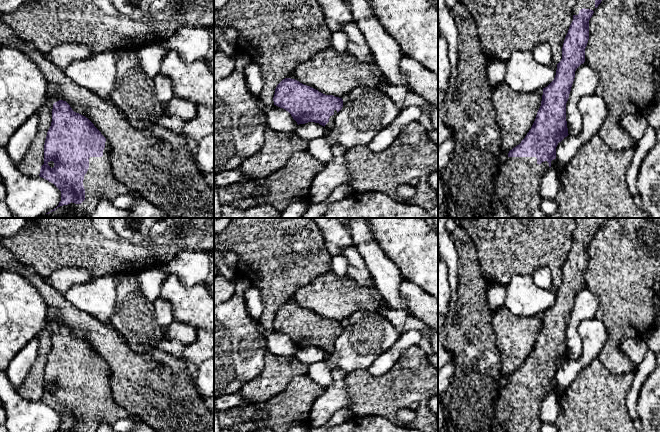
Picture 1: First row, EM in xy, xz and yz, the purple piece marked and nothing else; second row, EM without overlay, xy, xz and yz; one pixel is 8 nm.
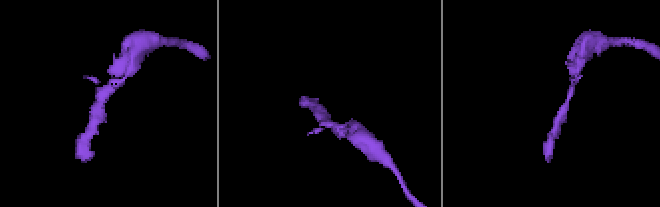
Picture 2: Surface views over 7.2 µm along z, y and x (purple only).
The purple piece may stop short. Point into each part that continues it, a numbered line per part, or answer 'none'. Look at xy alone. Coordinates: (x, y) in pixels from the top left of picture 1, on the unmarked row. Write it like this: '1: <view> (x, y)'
1: xy (99, 405)

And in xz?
1: xz (330, 348)

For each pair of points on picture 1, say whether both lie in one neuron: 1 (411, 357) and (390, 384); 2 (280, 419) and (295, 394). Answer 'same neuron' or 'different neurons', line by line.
1: same neuron
2: same neuron

